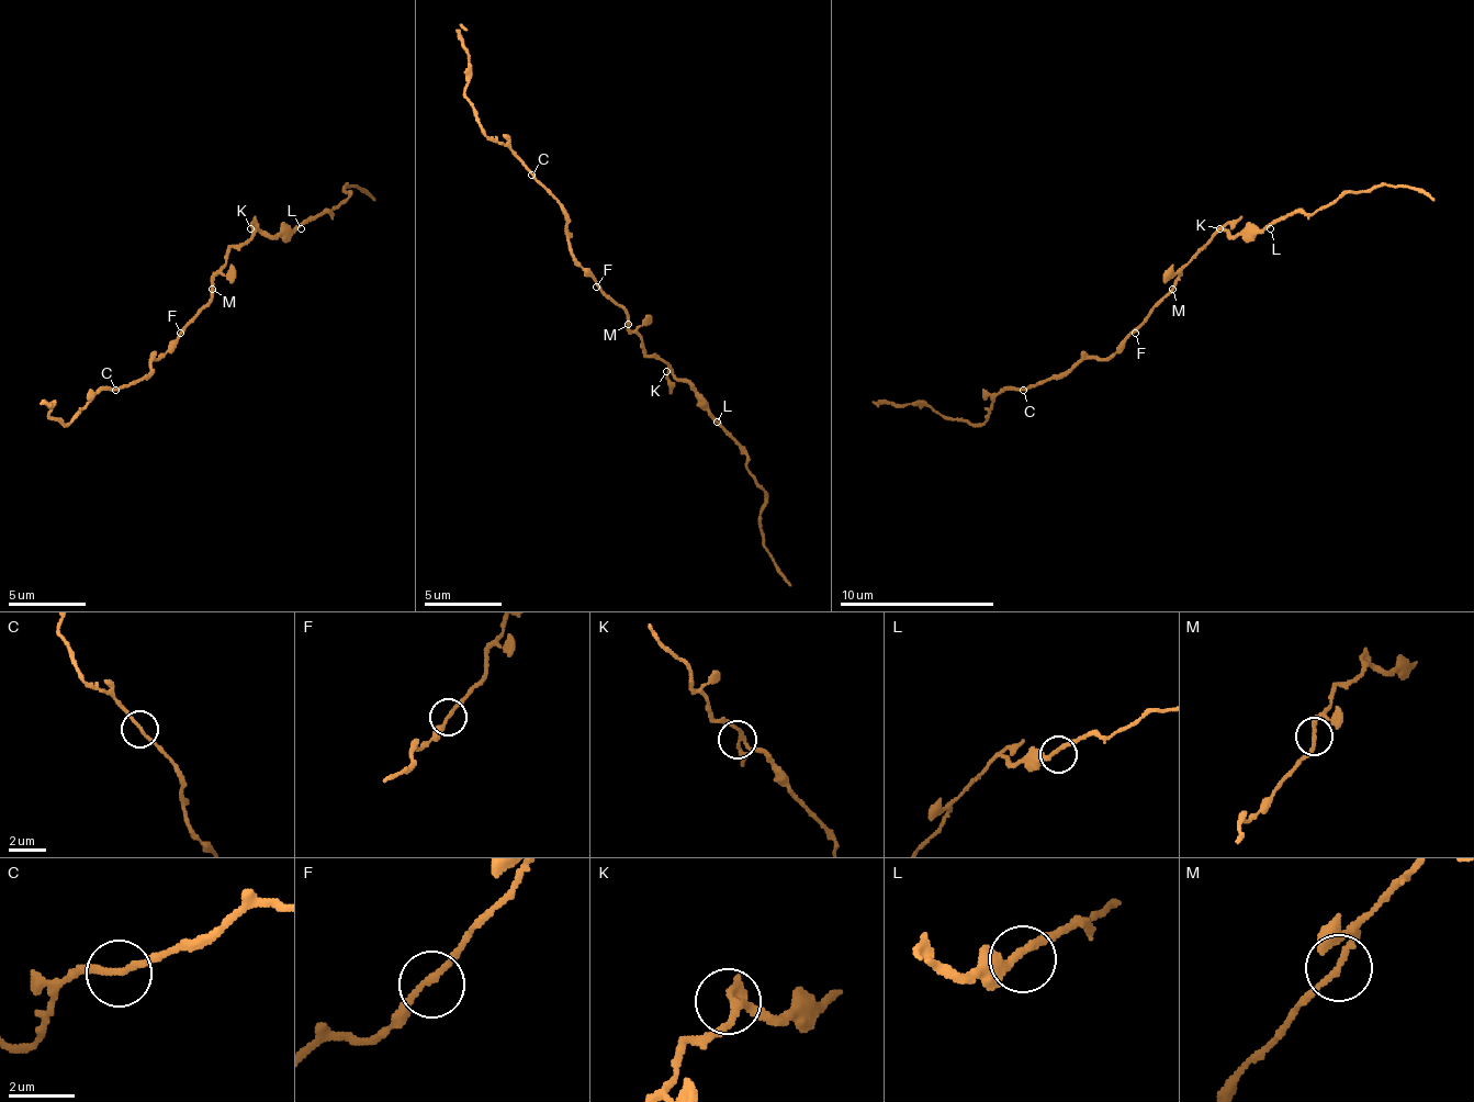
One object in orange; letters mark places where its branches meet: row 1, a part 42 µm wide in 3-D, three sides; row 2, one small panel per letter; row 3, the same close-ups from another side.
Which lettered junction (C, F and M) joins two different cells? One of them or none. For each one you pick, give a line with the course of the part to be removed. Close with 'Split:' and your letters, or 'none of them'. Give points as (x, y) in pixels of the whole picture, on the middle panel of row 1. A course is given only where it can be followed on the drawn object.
Split: none of them

